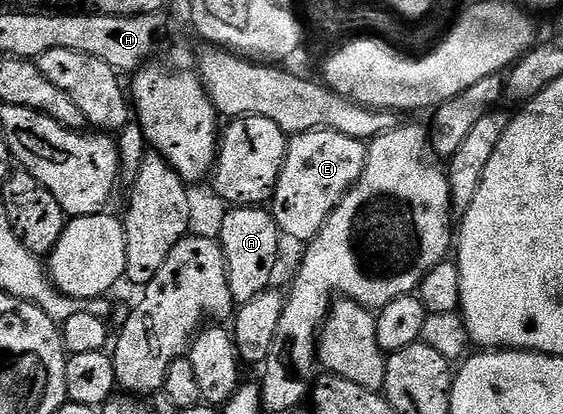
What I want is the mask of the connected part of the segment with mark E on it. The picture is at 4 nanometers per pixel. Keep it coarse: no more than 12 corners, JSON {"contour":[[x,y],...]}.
{"contour":[[288,140],[270,200],[281,236],[310,241],[362,177],[365,140]]}

